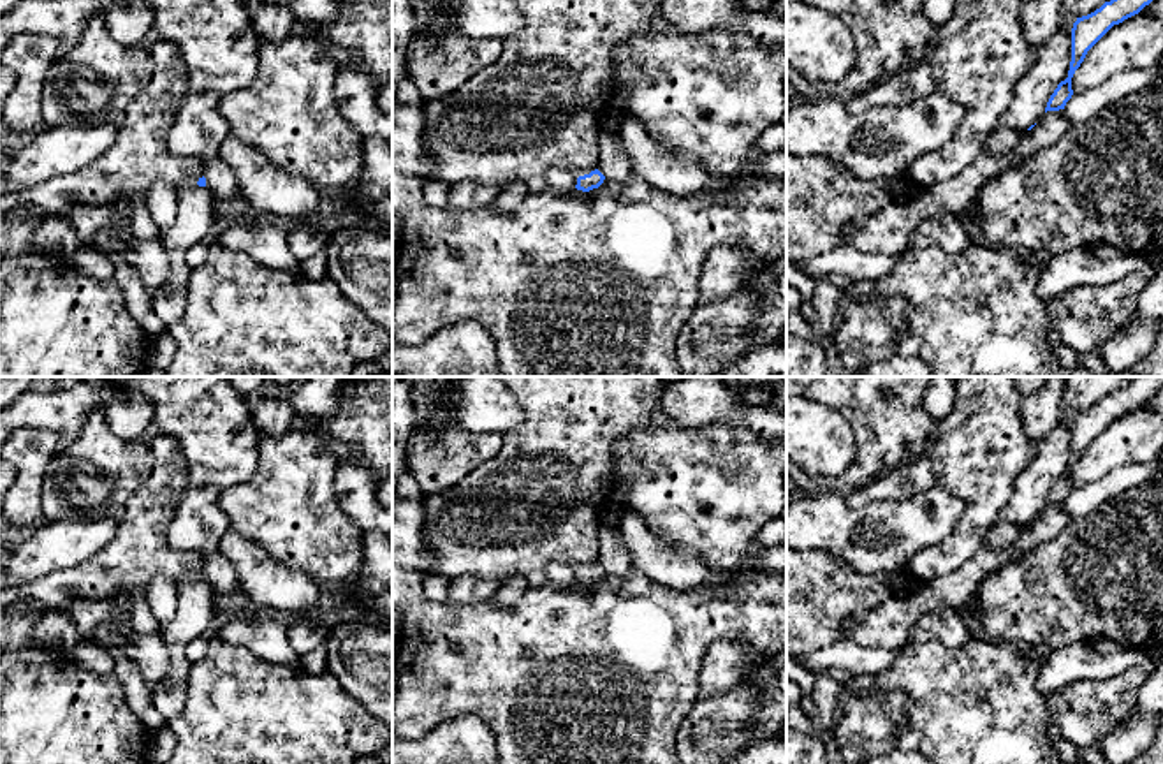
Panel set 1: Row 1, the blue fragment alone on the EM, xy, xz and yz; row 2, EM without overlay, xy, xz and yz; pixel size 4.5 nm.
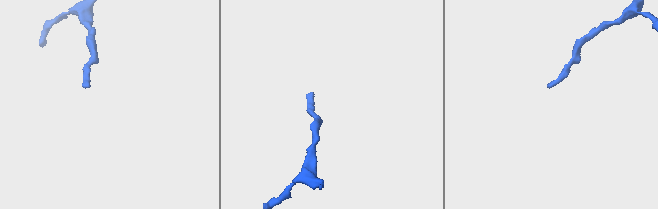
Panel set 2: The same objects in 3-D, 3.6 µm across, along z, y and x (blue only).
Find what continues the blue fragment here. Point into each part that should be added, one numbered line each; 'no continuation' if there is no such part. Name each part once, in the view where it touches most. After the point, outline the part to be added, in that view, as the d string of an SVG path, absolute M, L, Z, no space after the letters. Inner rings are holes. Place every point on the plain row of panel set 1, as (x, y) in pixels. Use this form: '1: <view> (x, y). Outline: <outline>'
1: xy (194, 617). Outline: M188 581L178 588L176 616L162 628L162 639L169 651L167 683L153 690L153 702L165 720L179 715L187 704L187 674L190 664L185 646L195 639L211 635L215 630L213 590L206 581Z

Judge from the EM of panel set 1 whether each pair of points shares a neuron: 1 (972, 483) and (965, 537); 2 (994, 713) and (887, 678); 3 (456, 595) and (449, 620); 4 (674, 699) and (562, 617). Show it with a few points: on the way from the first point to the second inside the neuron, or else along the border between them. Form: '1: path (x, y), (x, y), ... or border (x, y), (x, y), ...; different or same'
1: path (977, 497), (977, 520), (973, 523); same
2: path (968, 703), (936, 678), (914, 678); same
3: border (491, 597), (470, 602), (447, 602); different
4: path (646, 680), (613, 668), (590, 645); same

